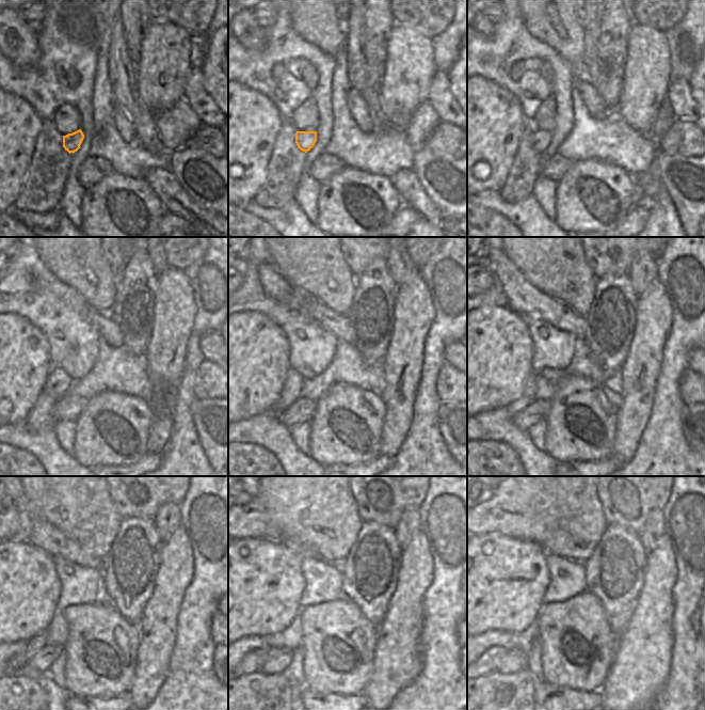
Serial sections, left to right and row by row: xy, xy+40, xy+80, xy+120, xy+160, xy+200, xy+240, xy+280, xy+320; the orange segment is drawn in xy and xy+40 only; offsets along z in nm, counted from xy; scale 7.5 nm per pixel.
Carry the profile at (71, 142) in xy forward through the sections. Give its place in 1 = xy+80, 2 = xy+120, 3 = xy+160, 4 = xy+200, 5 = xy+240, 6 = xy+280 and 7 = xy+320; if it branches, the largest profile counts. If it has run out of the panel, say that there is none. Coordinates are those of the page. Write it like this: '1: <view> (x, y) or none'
1: xy+80 (541, 140)
2: xy+120 (58, 383)
3: xy+160 (290, 393)
4: xy+200 (527, 396)
5: xy+240 (33, 645)
6: xy+280 (253, 661)
7: xy+320 (489, 662)

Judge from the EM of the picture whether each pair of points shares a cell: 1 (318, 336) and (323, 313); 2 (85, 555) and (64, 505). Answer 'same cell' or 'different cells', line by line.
1: different cells
2: different cells

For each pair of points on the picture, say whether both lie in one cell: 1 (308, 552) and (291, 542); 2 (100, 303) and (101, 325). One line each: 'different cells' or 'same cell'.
1: same cell
2: different cells

